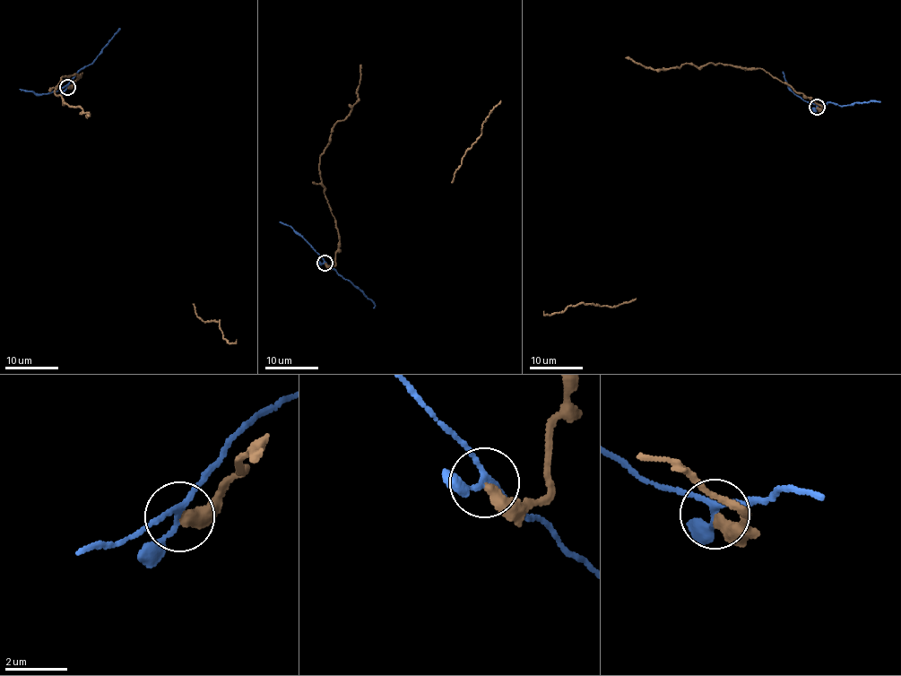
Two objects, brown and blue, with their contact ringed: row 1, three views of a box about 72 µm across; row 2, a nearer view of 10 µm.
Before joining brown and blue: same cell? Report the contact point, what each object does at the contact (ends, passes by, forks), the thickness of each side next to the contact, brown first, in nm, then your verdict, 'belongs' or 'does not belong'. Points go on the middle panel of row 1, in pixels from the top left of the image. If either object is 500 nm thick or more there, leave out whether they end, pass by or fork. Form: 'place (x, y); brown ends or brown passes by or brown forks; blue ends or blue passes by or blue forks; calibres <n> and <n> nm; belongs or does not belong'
place (324, 263); brown ends; blue forks; calibres 400 and 140 nm; does not belong

